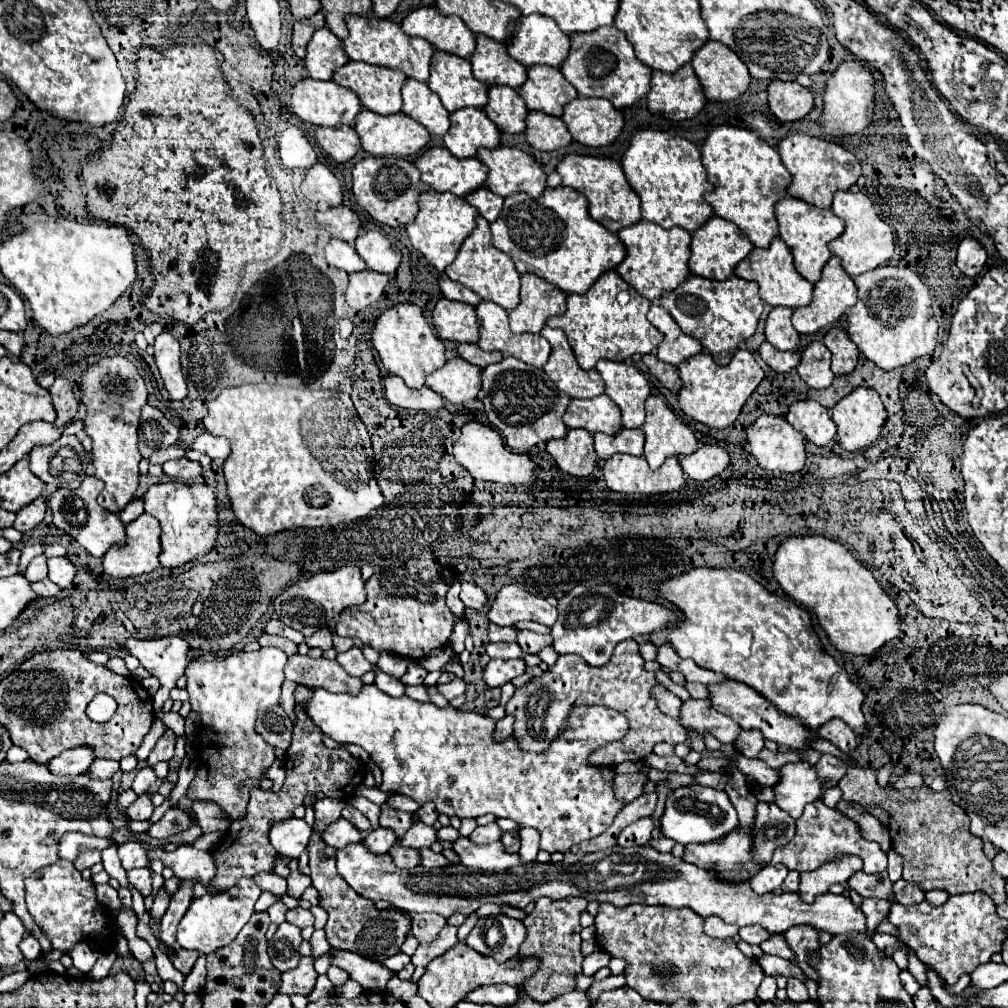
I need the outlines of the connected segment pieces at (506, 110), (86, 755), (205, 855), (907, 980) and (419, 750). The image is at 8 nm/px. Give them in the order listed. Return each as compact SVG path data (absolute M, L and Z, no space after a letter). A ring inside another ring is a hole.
M489 87L489 101L483 107L487 117L503 133L521 133L525 129L527 107L513 87Z
M83 745L83 747L75 747L75 749L63 751L59 757L51 759L47 767L51 769L51 773L75 775L75 773L87 771L93 761L95 761L95 753L87 745Z
M163 847L157 849L149 849L147 851L149 861L159 859L165 867L171 867L175 877L195 877L199 879L209 893L215 893L215 889L211 889L211 885L207 885L207 881L211 881L211 877L215 875L215 863L209 851L199 851L195 847L177 847L175 851L167 853Z
M901 971L901 983L903 983L903 987L905 987L905 991L909 995L915 995L921 989L921 985L917 983L917 979L909 971Z
M363 685L357 695L331 693L327 689L313 687L313 695L303 703L303 711L337 743L355 743L369 753L375 765L383 771L383 783L379 787L383 793L401 793L415 799L419 805L431 801L439 813L449 817L479 817L485 813L509 817L517 821L519 827L535 827L541 833L541 849L549 853L567 853L573 845L605 833L623 807L623 803L613 797L611 783L605 783L599 769L587 763L591 751L617 741L629 729L627 719L621 713L603 705L575 709L563 735L551 743L547 753L521 751L515 737L493 741L491 733L495 729L495 721L491 717L465 713L453 707L439 709L433 703L419 703L409 697L395 699L379 691L375 685Z

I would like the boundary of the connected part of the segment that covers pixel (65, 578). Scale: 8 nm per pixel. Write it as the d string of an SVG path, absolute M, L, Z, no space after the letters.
M53 557L47 559L47 567L49 567L49 579L59 585L61 589L67 589L73 581L75 575L75 567L67 557Z

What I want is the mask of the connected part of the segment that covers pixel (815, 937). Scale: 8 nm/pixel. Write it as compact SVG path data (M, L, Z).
M795 925L785 933L785 937L791 949L795 949L797 961L805 961L807 953L815 953L819 949L819 931L811 925Z

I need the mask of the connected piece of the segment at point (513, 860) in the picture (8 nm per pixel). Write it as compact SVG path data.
M461 837L453 843L455 853L459 855L461 863L465 867L471 869L491 869L491 871L505 871L511 867L525 867L525 869L533 869L537 865L537 861L521 861L519 853L507 853L501 841L493 841L487 845L477 845L471 843L469 839Z

